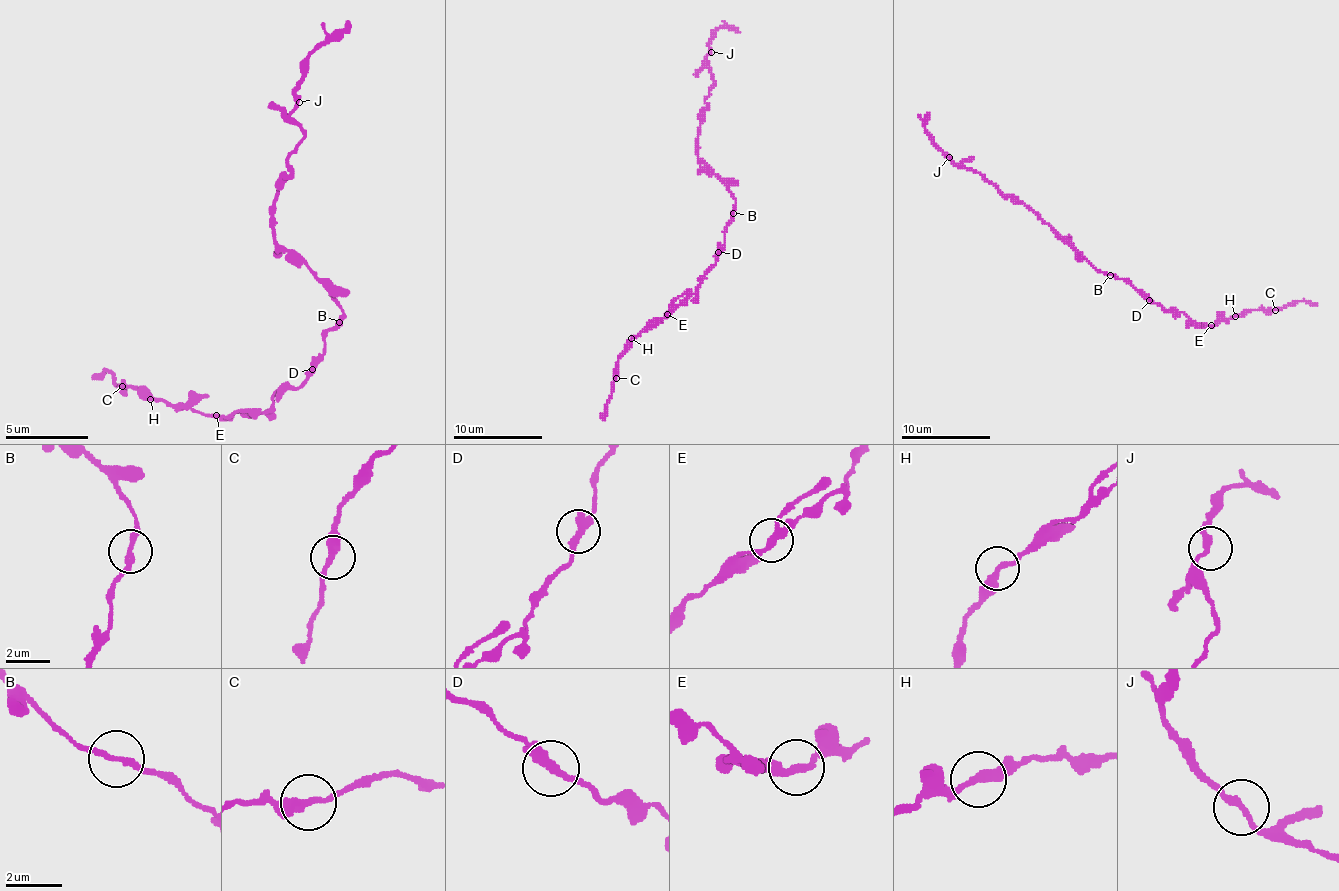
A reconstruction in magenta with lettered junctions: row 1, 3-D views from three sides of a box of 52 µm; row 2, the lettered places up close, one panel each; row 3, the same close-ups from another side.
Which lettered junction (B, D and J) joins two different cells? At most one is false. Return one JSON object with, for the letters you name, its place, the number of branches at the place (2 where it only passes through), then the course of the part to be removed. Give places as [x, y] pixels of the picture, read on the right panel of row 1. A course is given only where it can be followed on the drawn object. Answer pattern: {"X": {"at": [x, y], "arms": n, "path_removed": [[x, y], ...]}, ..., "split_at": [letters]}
{"split_at": []}

